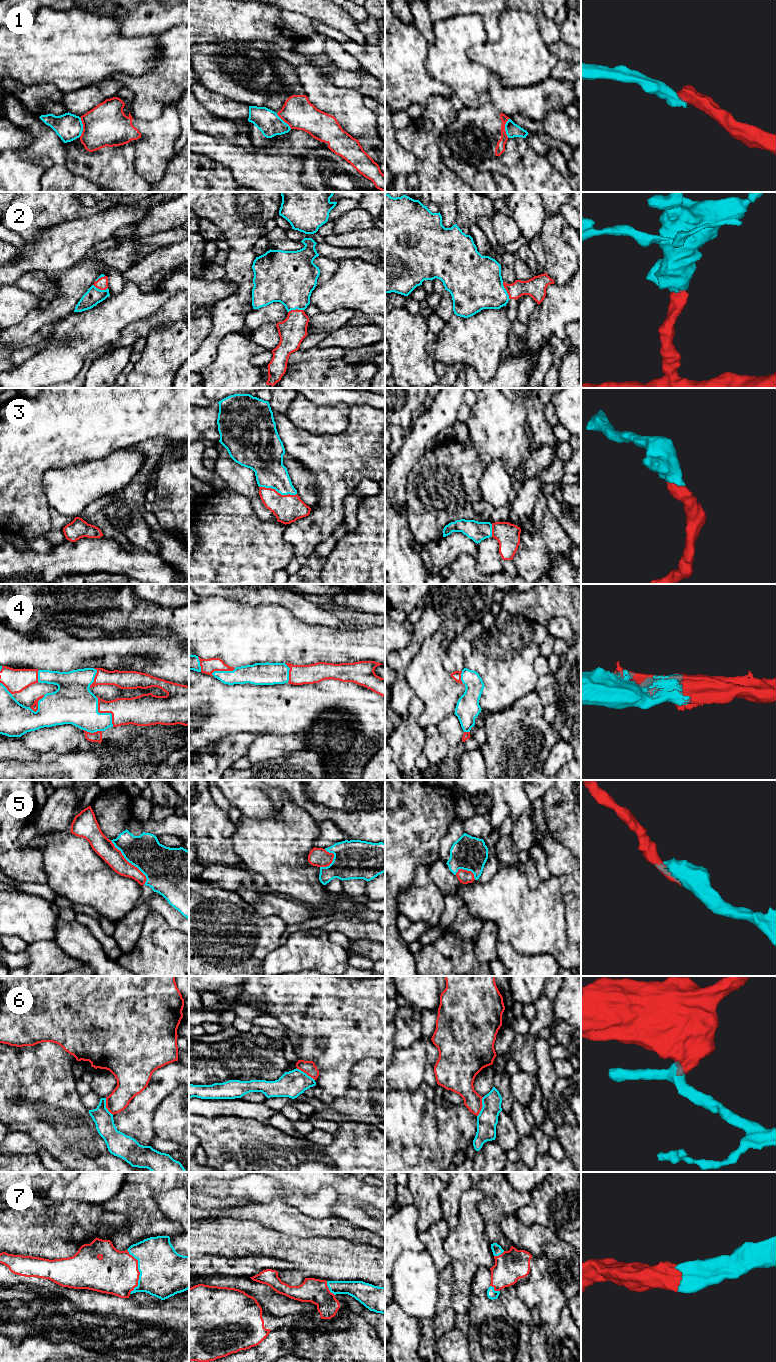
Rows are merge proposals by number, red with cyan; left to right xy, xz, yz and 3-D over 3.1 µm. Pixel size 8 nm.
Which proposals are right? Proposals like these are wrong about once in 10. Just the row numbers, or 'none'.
2, 3, 4, 5, 7

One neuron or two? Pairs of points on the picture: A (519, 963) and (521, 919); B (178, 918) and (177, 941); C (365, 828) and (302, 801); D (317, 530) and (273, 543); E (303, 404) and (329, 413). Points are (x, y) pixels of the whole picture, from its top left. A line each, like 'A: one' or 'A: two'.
A: two
B: two
C: one
D: two
E: one

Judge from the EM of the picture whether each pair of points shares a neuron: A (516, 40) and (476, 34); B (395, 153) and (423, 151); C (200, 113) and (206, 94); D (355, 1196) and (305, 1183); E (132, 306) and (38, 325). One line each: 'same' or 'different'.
A: different
B: different
C: different
D: same
E: different

